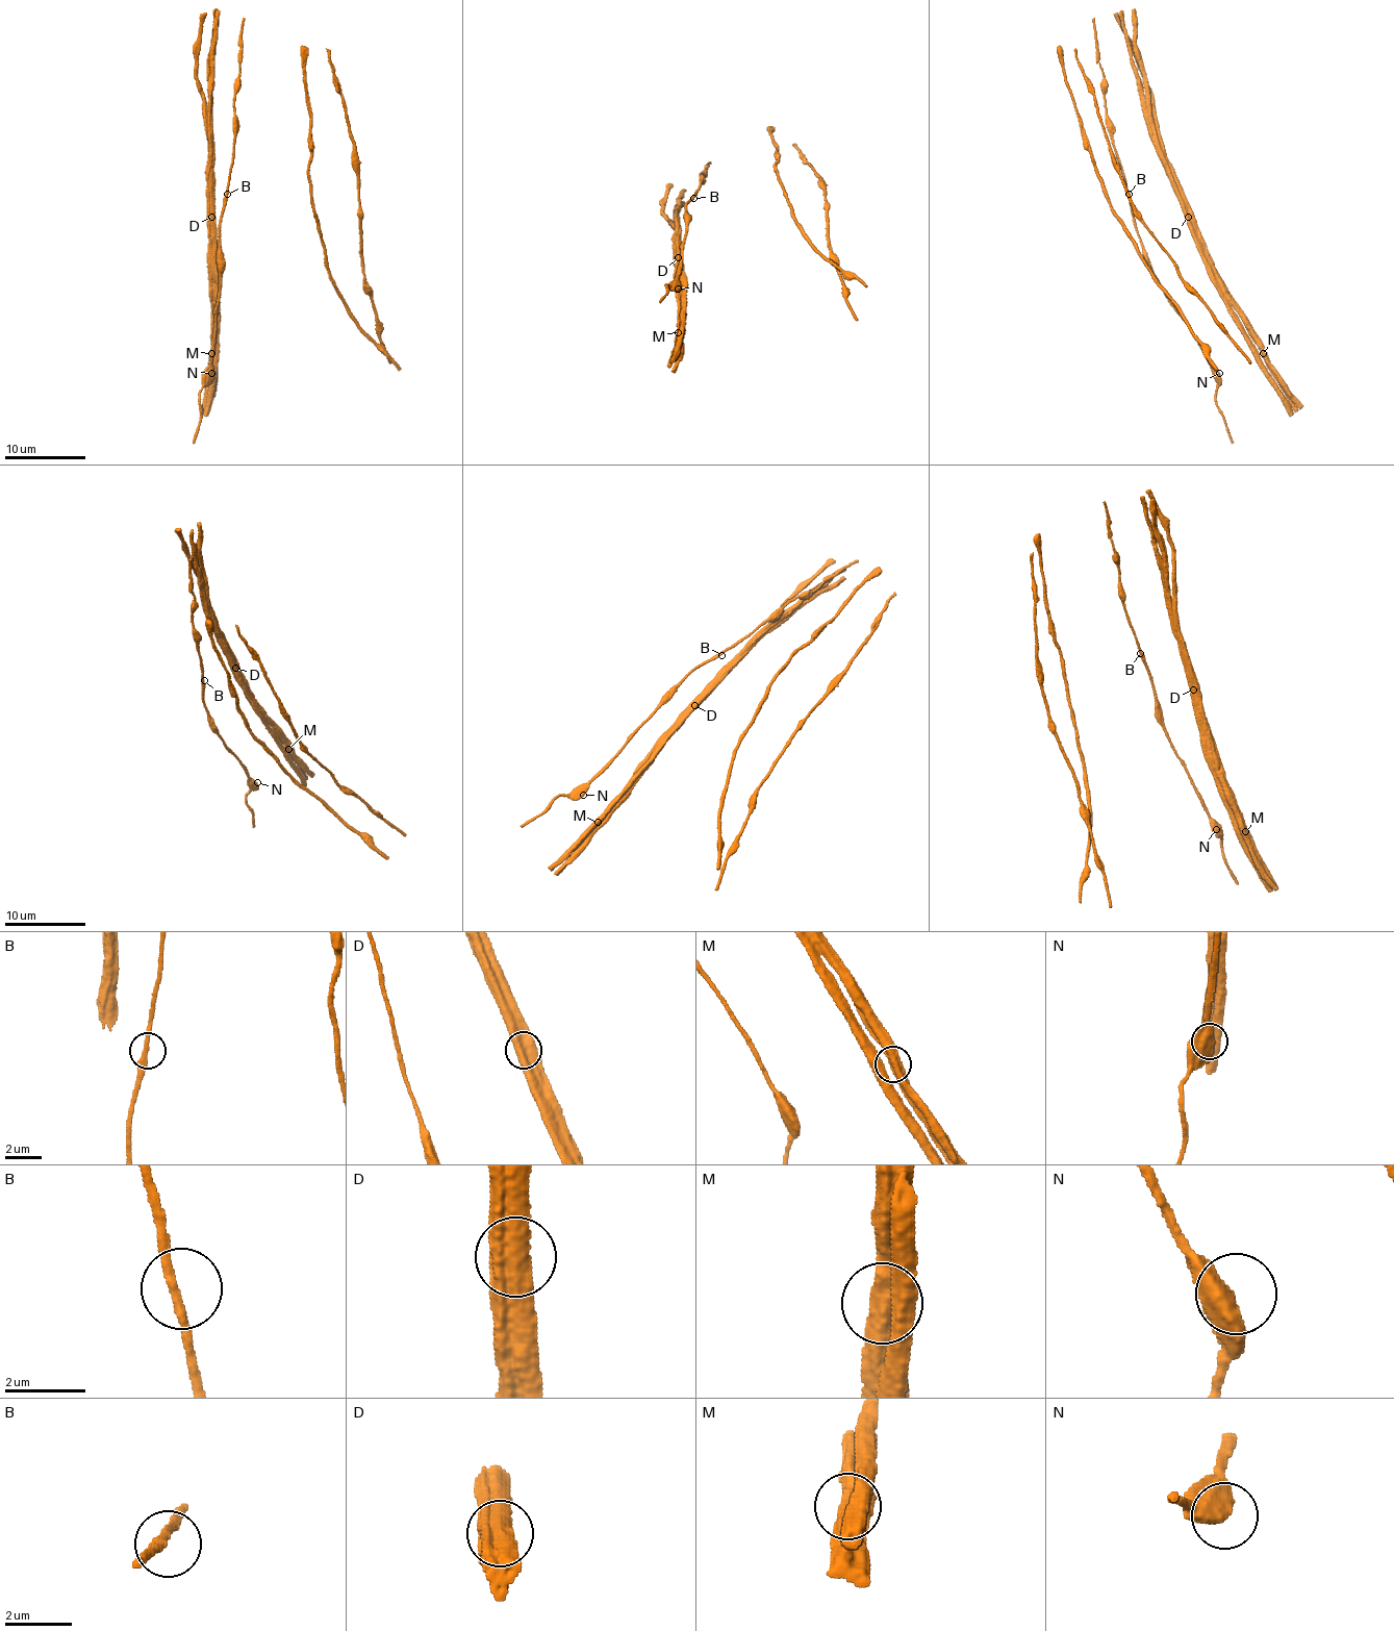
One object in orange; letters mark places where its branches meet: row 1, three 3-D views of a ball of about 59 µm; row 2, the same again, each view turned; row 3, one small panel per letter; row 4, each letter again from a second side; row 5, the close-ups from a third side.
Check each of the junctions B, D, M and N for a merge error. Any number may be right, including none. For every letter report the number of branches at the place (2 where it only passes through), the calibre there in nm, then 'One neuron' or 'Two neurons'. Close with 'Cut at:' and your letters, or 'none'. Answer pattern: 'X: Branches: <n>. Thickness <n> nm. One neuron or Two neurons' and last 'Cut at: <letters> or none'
B: Branches: 2. Thickness 240 nm. One neuron
D: Branches: 2. Thickness 800 nm. Two neurons
M: Branches: 2. Thickness 650 nm. Two neurons
N: Branches: 1. Thickness 750 nm. One neuron
Cut at: D, M

